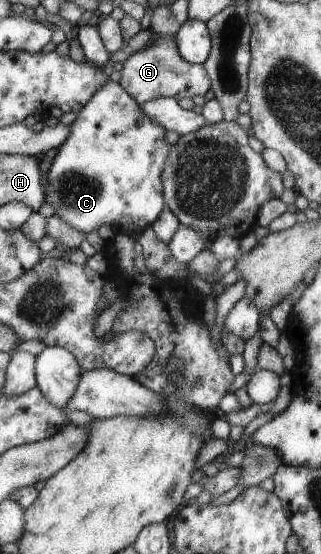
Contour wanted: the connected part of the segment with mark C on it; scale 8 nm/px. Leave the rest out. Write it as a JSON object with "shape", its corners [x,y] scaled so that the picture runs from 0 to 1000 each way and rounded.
{"shape":[[[343,144],[243,202],[218,231],[209,256],[143,285],[162,294],[140,298],[143,366],[174,377],[168,388],[262,422],[340,404],[361,422],[427,430],[526,377],[511,354],[508,307],[536,264],[511,251],[514,231],[480,222],[374,150]]]}

